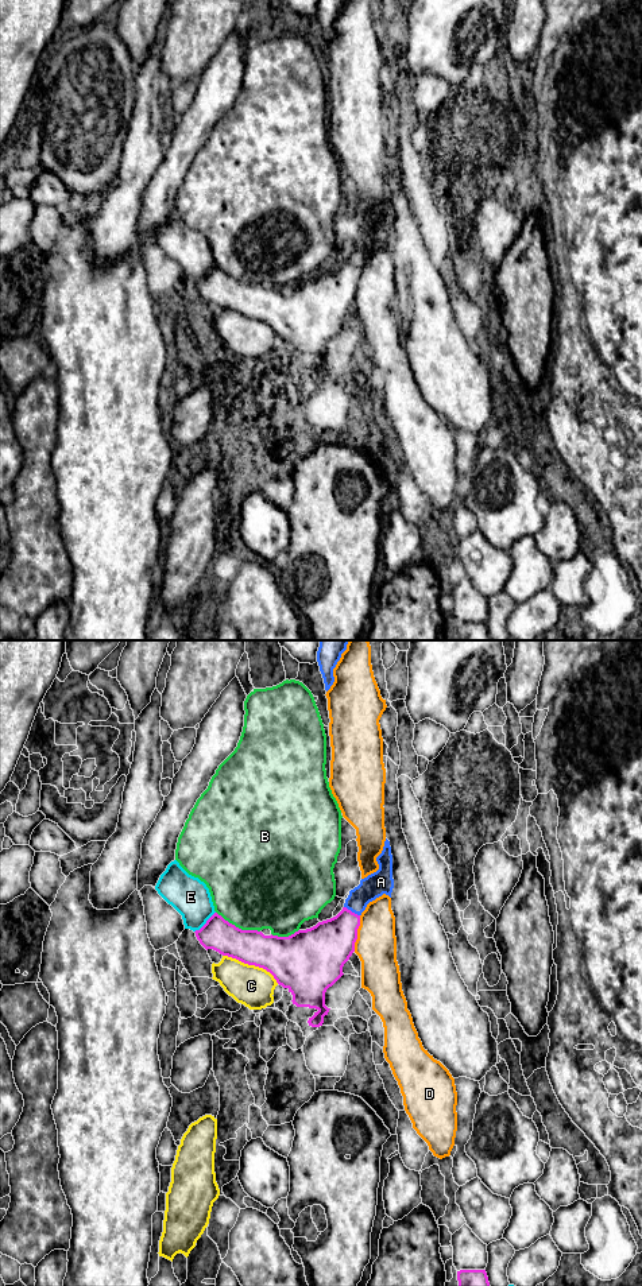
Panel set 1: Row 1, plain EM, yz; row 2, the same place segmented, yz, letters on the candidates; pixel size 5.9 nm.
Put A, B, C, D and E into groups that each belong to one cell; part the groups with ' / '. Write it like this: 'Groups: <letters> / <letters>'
Groups: A / B / C / D / E

